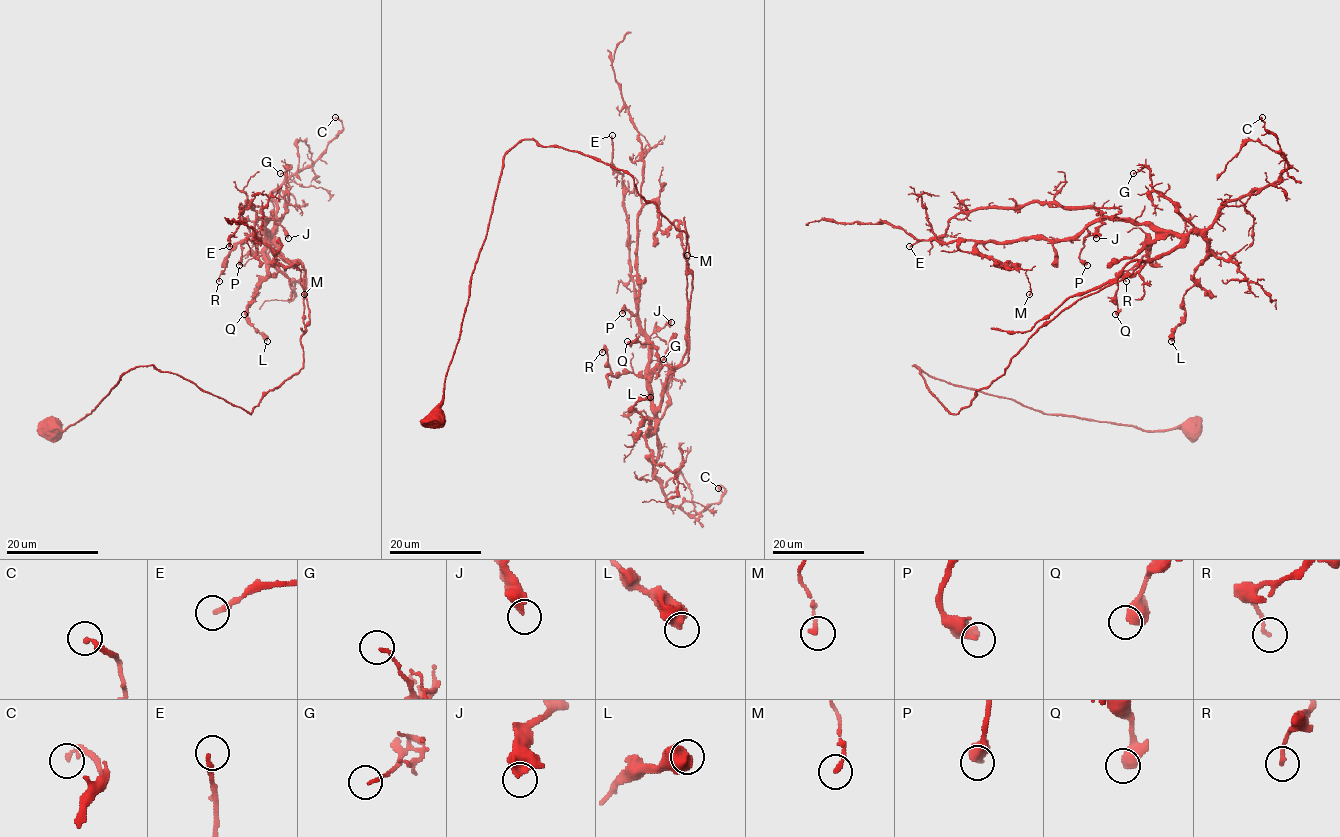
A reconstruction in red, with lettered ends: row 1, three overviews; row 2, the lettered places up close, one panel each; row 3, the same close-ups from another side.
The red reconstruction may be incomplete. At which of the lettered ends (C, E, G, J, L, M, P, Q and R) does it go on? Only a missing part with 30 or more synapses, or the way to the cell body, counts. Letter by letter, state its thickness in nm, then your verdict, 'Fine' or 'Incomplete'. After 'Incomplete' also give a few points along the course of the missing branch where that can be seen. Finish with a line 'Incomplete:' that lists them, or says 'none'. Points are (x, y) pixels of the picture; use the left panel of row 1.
C: Thickness 220 nm. Fine
E: Thickness 220 nm. Fine
G: Thickness 130 nm. Fine
J: Thickness 320 nm. Fine
L: Thickness 650 nm. Fine
M: Thickness 200 nm. Fine
P: Thickness 360 nm. Fine
Q: Thickness 550 nm. Fine
R: Thickness 160 nm. Fine
Incomplete: none

